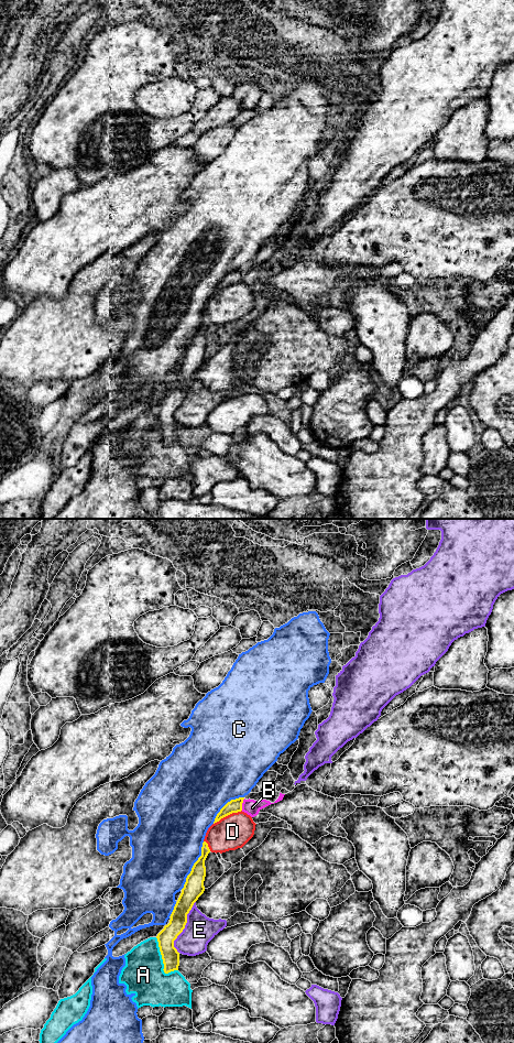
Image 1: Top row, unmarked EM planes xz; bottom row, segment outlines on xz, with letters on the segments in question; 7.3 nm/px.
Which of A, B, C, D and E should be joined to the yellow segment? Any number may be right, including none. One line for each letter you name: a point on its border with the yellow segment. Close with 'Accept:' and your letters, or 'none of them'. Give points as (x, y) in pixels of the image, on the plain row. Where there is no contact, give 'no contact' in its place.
Accept: none of them

